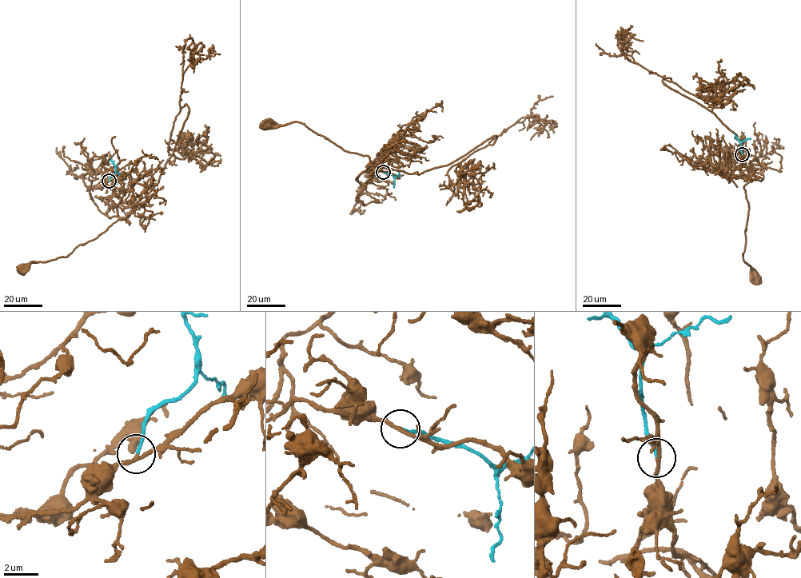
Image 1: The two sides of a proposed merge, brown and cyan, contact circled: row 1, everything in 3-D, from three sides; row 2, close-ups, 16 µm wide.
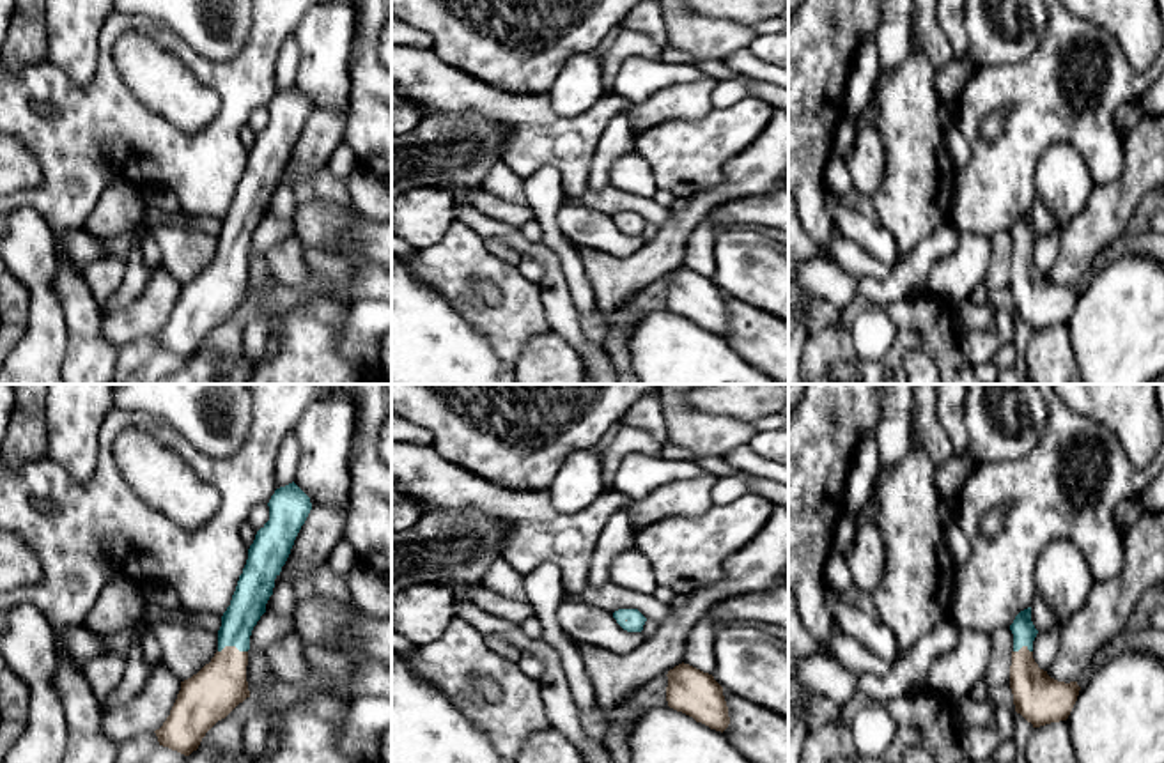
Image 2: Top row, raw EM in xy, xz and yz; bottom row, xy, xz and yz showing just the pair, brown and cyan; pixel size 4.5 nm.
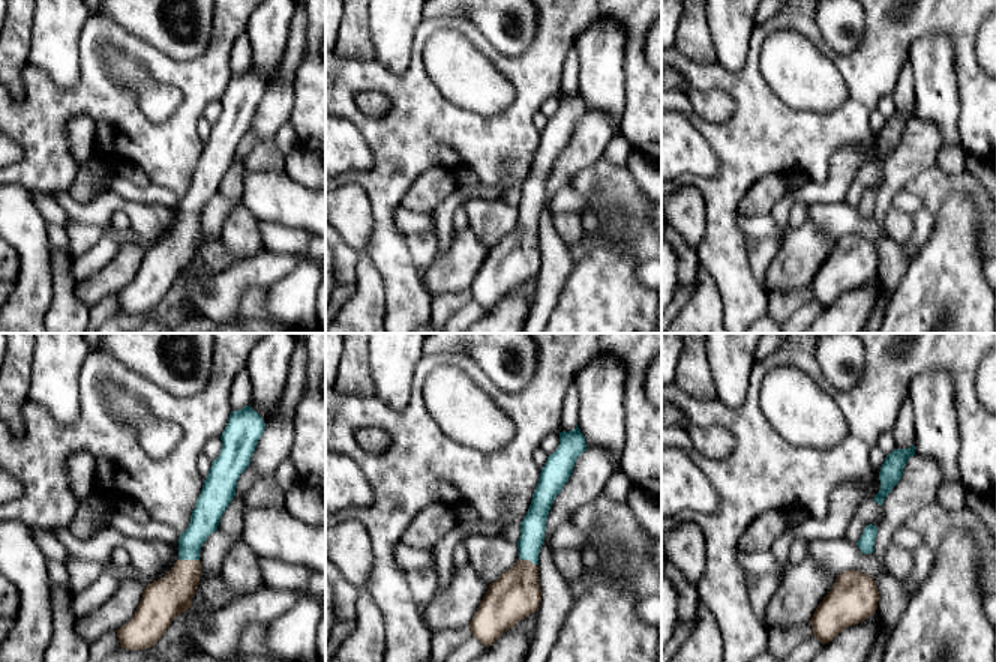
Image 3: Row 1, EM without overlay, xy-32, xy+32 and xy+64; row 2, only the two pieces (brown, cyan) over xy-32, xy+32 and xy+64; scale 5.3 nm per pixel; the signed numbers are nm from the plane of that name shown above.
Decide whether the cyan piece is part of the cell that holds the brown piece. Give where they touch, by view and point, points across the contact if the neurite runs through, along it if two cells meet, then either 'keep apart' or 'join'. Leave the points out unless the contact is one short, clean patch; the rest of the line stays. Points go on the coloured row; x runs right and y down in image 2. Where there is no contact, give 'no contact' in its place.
meets brown in xy at (232, 647); runs through xy (218, 687), (232, 657), (232, 647), (236, 624), (248, 602); join

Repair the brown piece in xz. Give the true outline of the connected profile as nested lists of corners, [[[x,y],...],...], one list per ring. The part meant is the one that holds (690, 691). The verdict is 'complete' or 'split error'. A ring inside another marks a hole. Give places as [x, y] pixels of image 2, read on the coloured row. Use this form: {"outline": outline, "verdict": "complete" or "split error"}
{"outline": [[[679,664],[668,671],[666,701],[668,706],[693,717],[716,731],[725,731],[730,724],[723,687],[712,674],[689,664]]], "verdict": "complete"}

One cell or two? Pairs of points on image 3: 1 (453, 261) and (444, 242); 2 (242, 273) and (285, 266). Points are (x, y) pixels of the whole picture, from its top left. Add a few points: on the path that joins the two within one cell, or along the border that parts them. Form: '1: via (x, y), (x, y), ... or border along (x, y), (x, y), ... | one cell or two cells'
1: border along (455, 233), (452, 245), (434, 261) | two cells
2: via (252, 270), (275, 266) | one cell

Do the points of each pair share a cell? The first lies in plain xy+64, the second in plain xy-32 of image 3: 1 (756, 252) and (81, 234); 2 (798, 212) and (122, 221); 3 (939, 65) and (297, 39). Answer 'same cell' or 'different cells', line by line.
1: same cell
2: same cell
3: different cells

